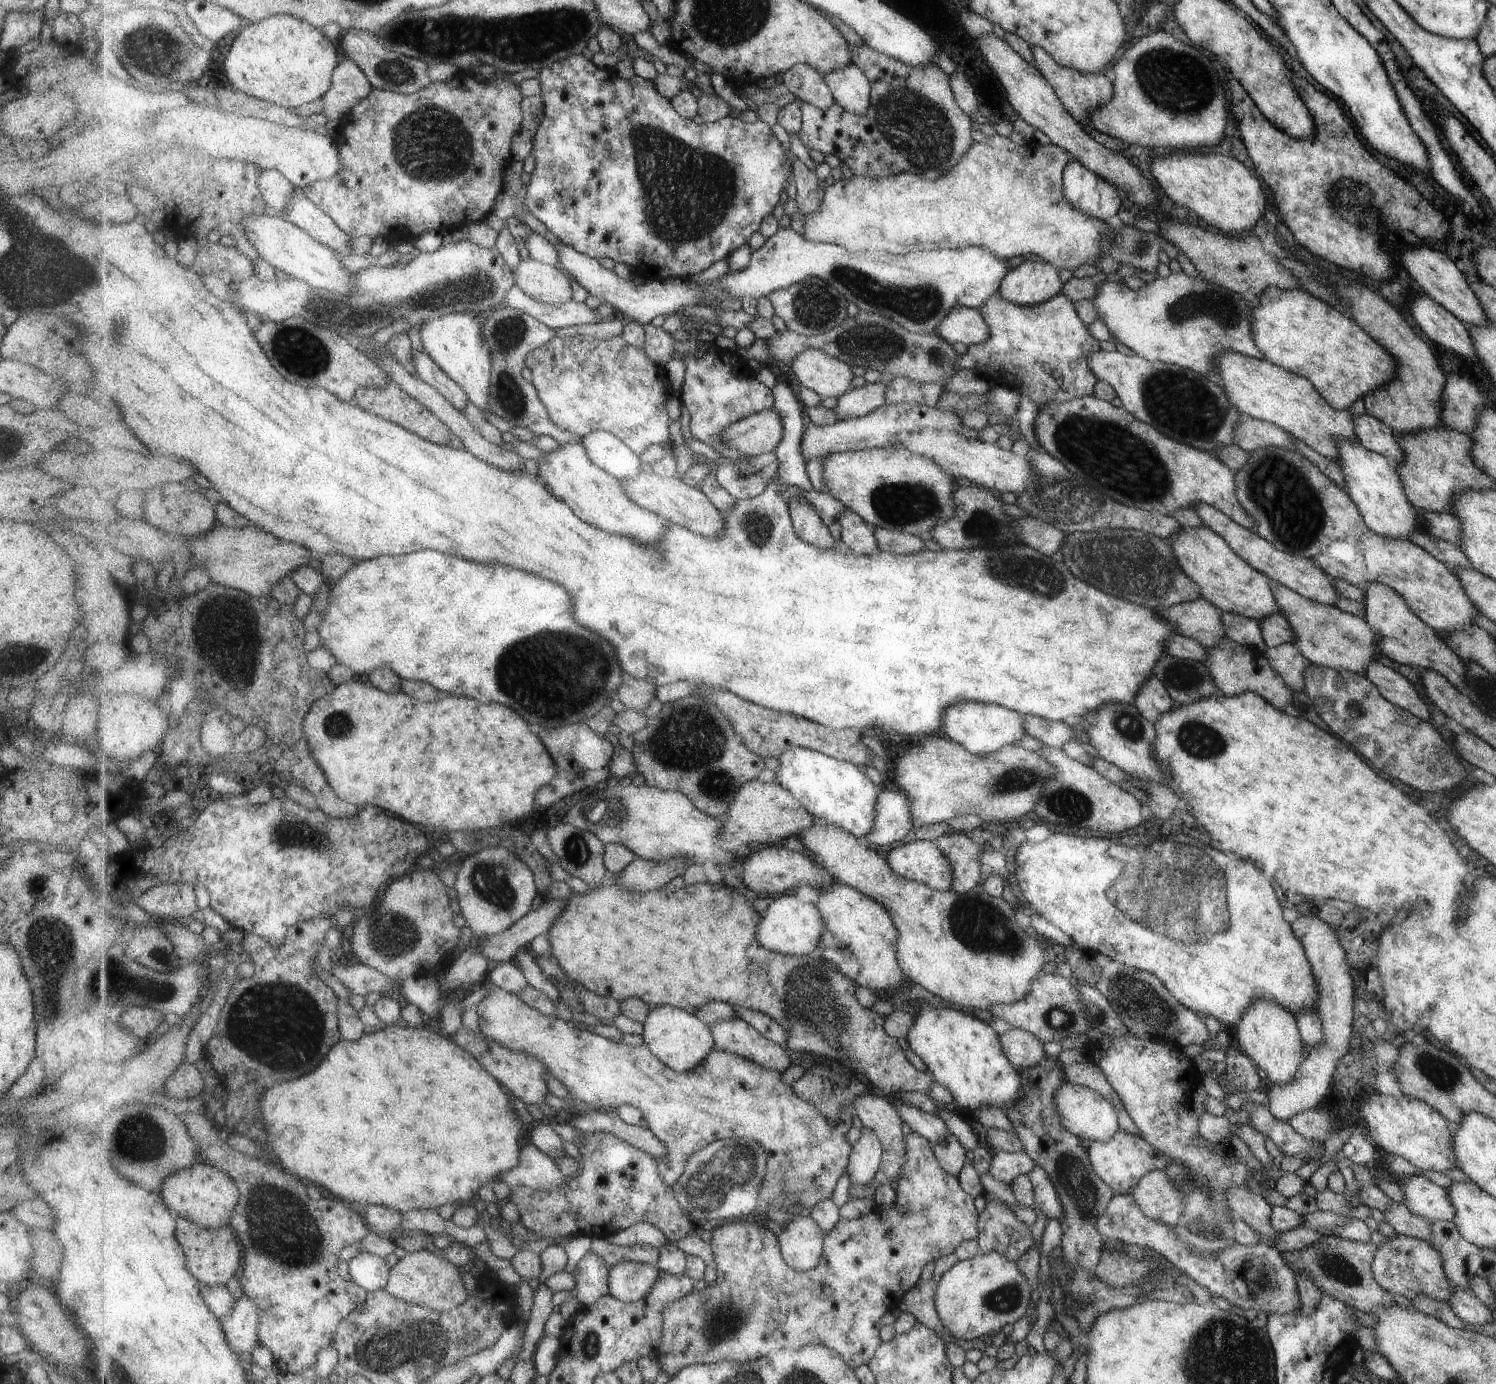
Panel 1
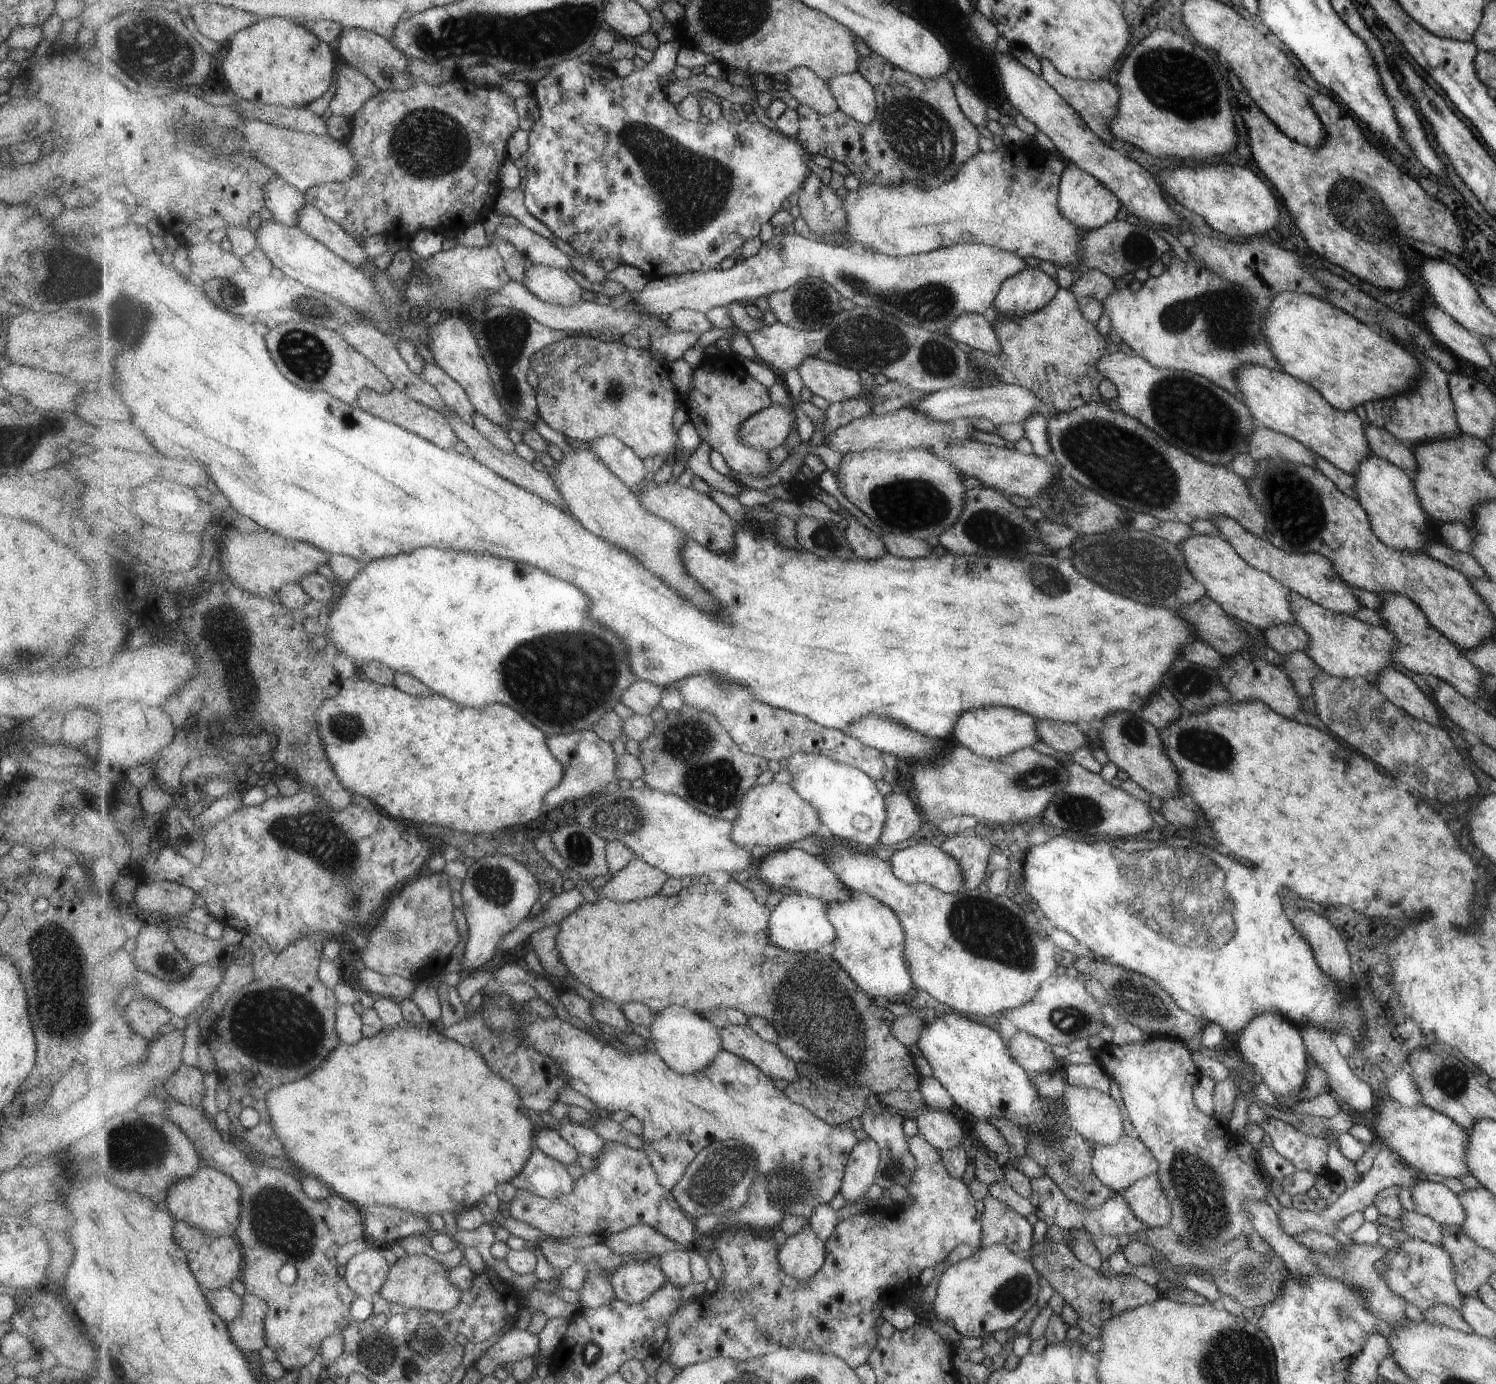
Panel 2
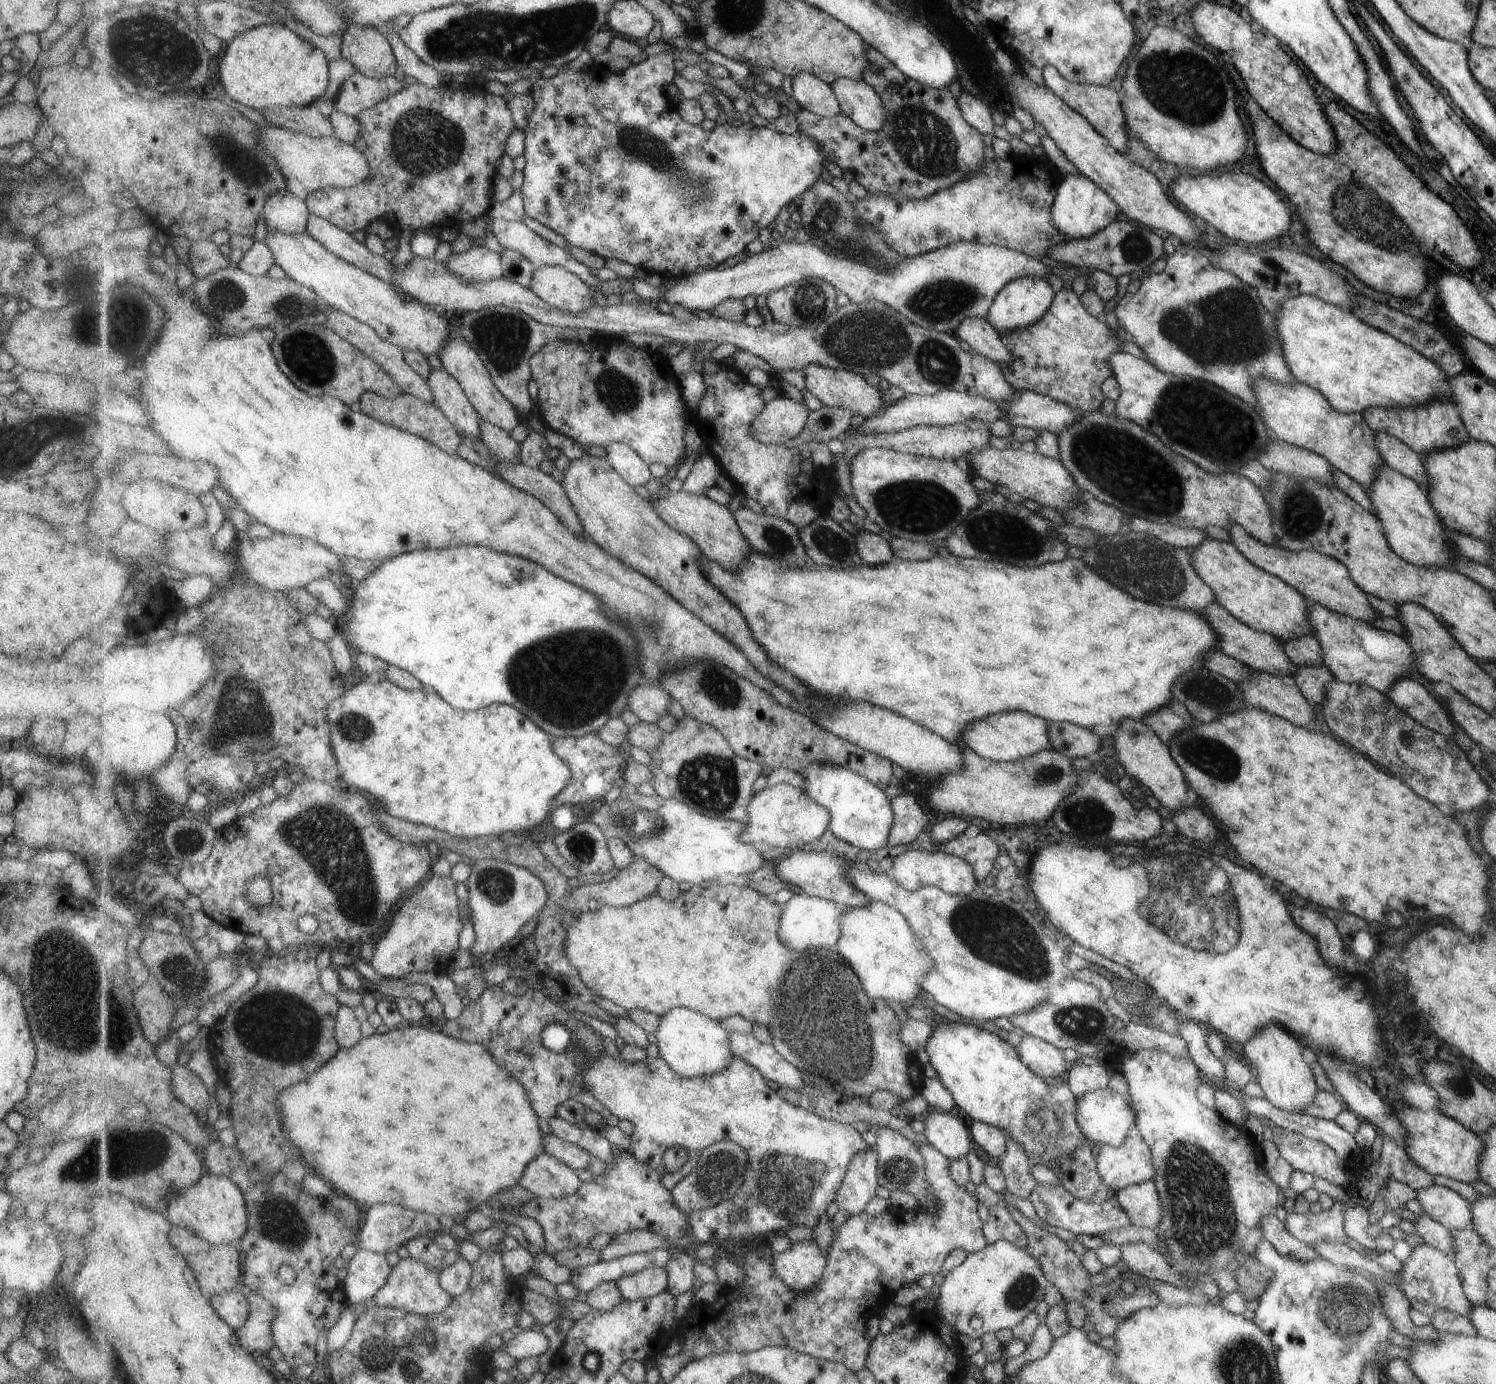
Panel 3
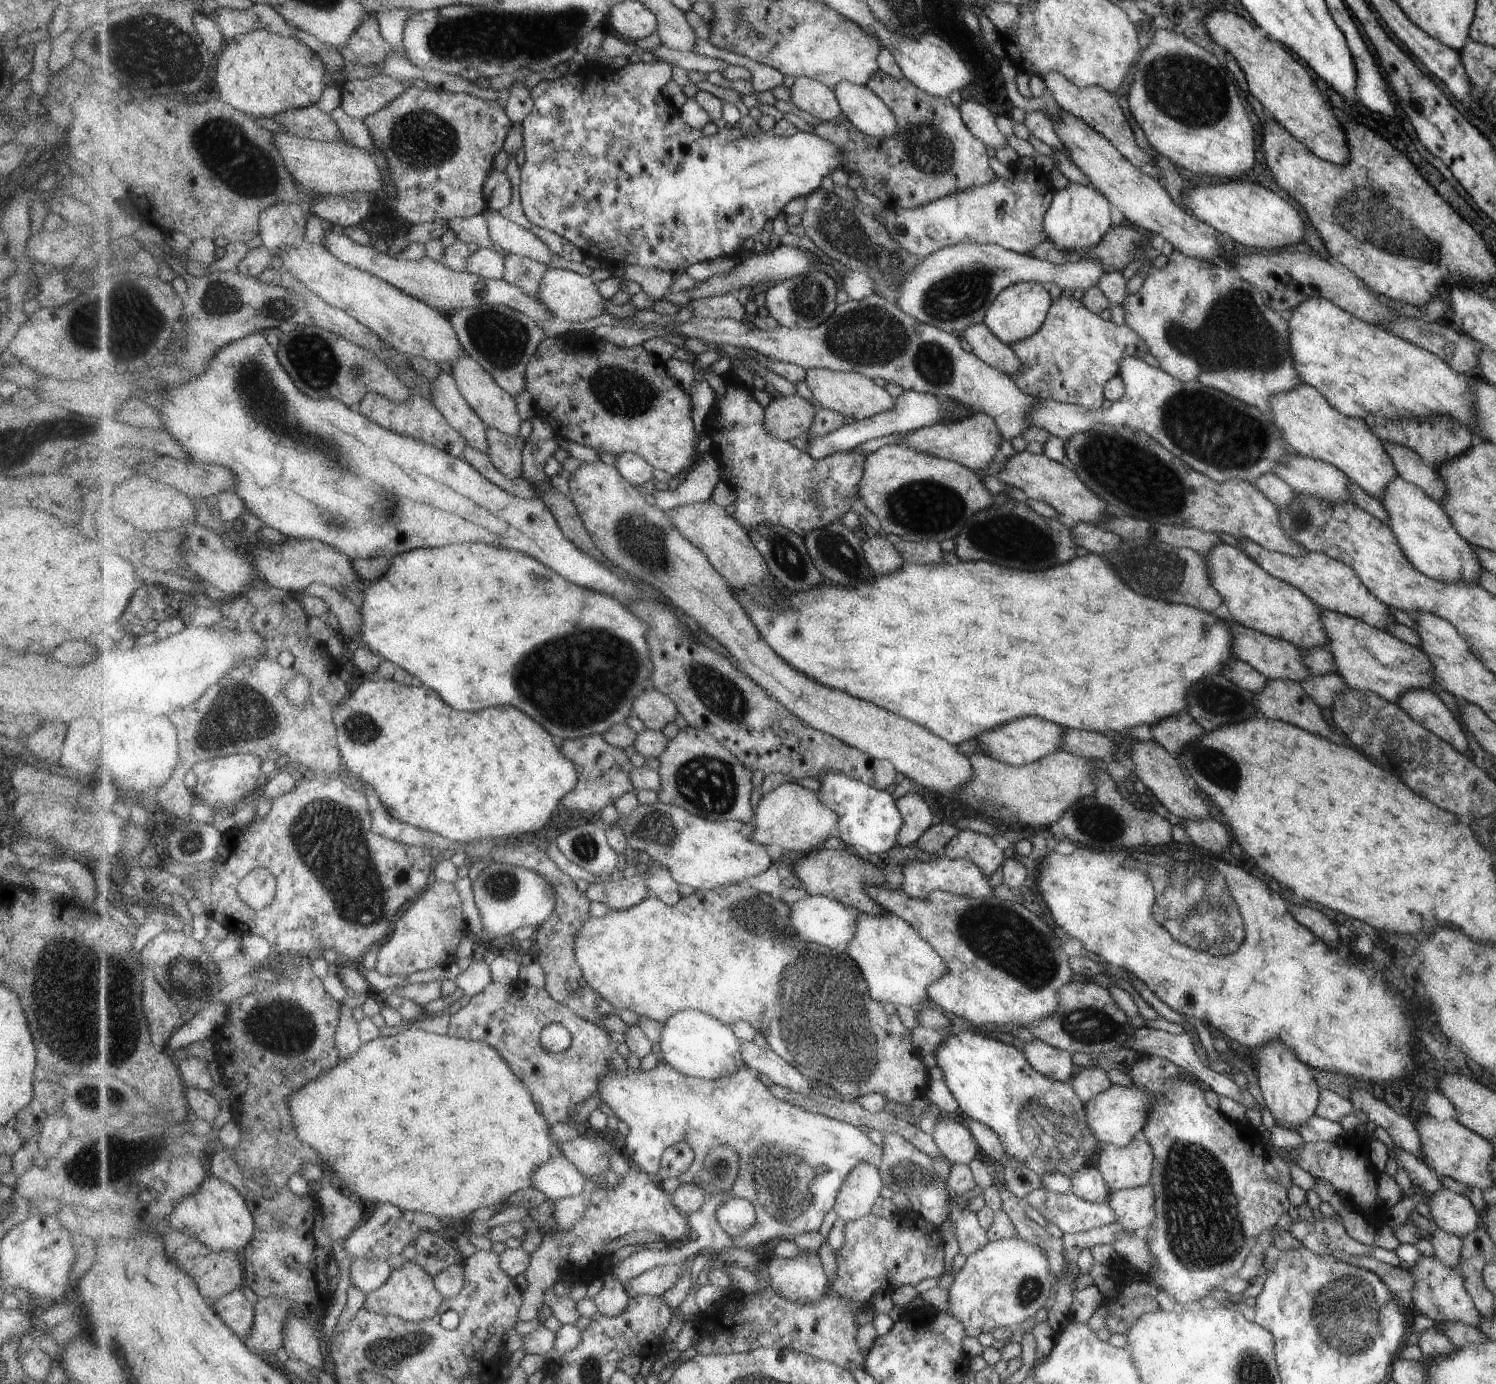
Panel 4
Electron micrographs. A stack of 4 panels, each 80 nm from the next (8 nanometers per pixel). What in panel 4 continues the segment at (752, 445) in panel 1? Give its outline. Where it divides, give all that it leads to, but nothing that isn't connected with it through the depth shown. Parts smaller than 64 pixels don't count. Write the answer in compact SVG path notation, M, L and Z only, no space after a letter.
M781 396L766 408L766 426L775 436L784 441L794 438L807 438L819 404L811 404L801 396Z

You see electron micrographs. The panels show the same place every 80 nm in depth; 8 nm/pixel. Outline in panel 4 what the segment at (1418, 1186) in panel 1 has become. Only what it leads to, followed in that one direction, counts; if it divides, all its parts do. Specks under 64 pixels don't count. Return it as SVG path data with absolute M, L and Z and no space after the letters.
M1442 1187L1429 1194L1426 1206L1431 1212L1431 1219L1447 1234L1461 1237L1480 1226L1478 1214L1466 1196L1449 1192L1447 1188Z

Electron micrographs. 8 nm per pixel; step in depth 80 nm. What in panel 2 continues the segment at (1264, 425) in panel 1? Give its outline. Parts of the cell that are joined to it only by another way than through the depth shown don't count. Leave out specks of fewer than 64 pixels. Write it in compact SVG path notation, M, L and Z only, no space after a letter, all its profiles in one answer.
M1257 425L1257 430L1253 432L1253 435L1250 436L1247 453L1254 461L1265 457L1277 457L1287 464L1295 463L1316 468L1314 464L1316 456L1309 449L1306 449L1302 443L1259 425Z

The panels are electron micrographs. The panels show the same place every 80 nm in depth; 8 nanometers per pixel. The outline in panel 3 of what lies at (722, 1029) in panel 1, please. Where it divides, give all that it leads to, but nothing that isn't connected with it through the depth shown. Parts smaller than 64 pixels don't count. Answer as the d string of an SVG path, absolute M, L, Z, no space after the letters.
M732 1032L731 1050L736 1057L755 1066L765 1080L795 1090L807 1086L803 1082L802 1071L781 1056L772 1042L763 1044L751 1033Z

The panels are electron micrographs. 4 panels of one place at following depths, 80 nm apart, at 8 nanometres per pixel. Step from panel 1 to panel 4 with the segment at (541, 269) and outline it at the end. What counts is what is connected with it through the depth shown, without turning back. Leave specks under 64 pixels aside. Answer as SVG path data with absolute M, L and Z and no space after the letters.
M549 267L545 272L541 282L541 298L555 317L569 323L587 322L607 310L607 299L599 293L593 278L561 268Z

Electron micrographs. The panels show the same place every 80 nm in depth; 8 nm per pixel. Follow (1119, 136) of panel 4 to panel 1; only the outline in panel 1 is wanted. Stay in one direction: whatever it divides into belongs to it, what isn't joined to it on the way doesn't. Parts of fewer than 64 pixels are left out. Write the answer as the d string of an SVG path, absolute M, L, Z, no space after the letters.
M1030 47L1030 49L1034 58L1034 66L1051 84L1065 111L1069 112L1070 117L1075 121L1082 122L1087 128L1093 129L1088 114L1098 106L1107 104L1114 96L1114 88L1111 88L1111 82L1105 78L1105 74L1099 72L1093 74L1085 73L1082 75L1079 71L1074 71L1073 69L1057 64L1052 59L1052 56L1042 48Z

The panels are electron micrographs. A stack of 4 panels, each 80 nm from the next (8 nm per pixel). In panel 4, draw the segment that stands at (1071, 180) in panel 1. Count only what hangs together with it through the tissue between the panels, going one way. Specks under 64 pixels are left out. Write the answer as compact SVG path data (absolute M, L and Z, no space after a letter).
M1069 183L1065 188L1054 192L1053 202L1047 208L1042 223L1047 236L1061 252L1083 252L1087 248L1095 248L1103 234L1109 230L1109 202L1090 184Z

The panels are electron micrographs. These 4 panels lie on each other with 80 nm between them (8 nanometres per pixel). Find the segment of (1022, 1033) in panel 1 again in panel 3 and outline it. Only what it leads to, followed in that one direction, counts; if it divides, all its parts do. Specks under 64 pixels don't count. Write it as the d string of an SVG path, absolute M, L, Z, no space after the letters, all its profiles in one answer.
M1023 1035L1019 1044L1015 1046L1015 1052L1018 1053L1021 1060L1035 1075L1042 1077L1044 1080L1059 1081L1065 1076L1069 1068L1069 1064L1063 1059L1061 1050L1047 1041L1039 1040L1030 1035Z

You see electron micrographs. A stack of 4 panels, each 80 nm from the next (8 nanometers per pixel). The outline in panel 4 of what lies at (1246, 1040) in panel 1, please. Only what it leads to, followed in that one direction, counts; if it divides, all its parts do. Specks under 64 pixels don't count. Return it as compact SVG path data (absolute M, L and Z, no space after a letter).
M1273 1040L1271 1044L1263 1044L1253 1052L1257 1056L1257 1066L1259 1066L1257 1084L1261 1090L1265 1108L1269 1110L1275 1126L1295 1132L1297 1128L1307 1124L1307 1120L1314 1116L1317 1108L1319 1089L1313 1079L1312 1070L1295 1058L1295 1054L1277 1040Z

